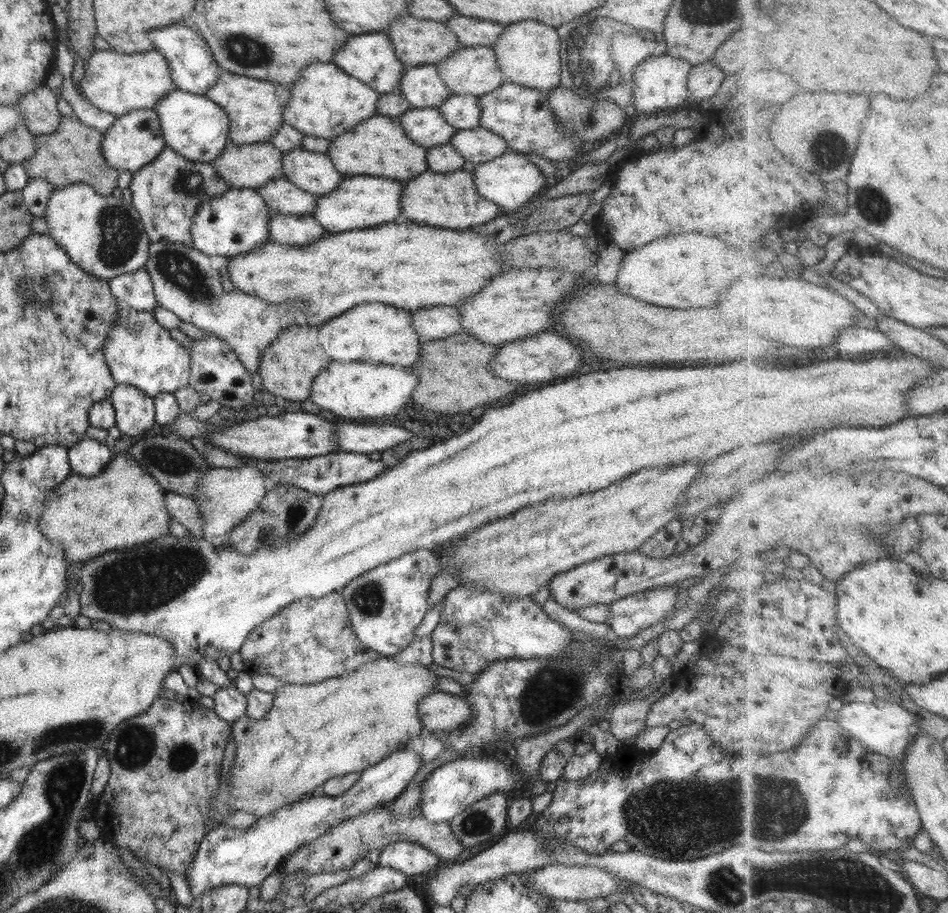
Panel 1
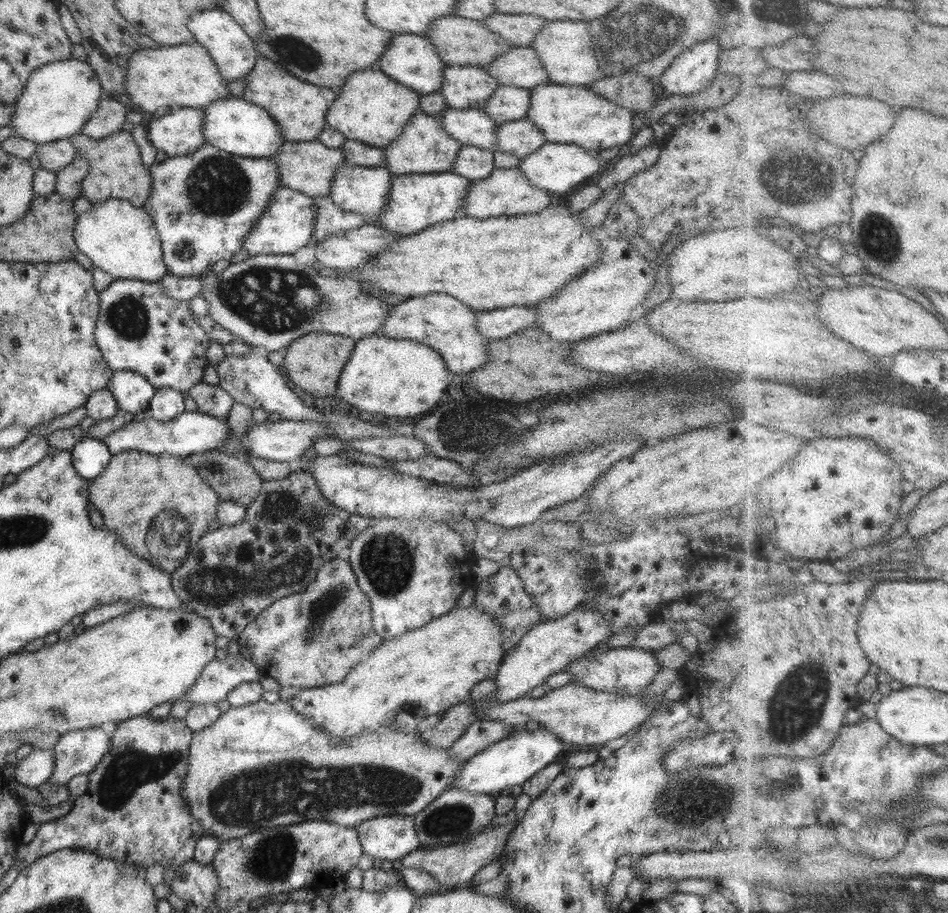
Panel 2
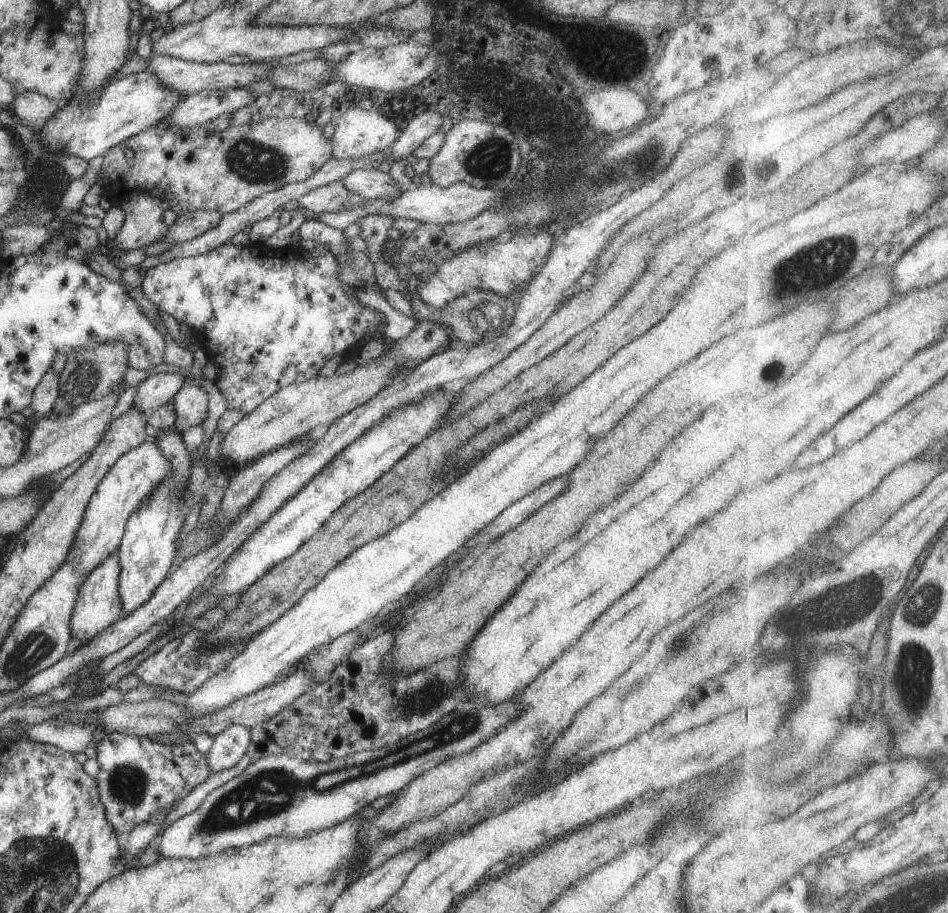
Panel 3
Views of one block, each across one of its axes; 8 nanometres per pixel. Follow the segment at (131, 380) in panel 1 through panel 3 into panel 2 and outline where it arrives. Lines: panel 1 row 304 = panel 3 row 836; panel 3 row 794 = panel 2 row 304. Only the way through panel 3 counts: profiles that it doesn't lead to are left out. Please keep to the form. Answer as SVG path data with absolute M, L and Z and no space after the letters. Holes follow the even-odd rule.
M113 279L106 290L99 291L99 309L99 317L95 324L95 341L100 352L103 354L107 365L113 371L132 371L147 378L148 382L151 382L152 386L155 386L157 389L170 388L180 392L186 392L186 390L190 390L195 384L203 381L202 376L204 376L204 371L210 364L208 359L206 359L205 352L212 341L208 338L208 334L205 333L205 330L199 325L199 323L191 317L187 301L170 298L163 291L163 286L159 281L142 282L137 281L136 279Z

